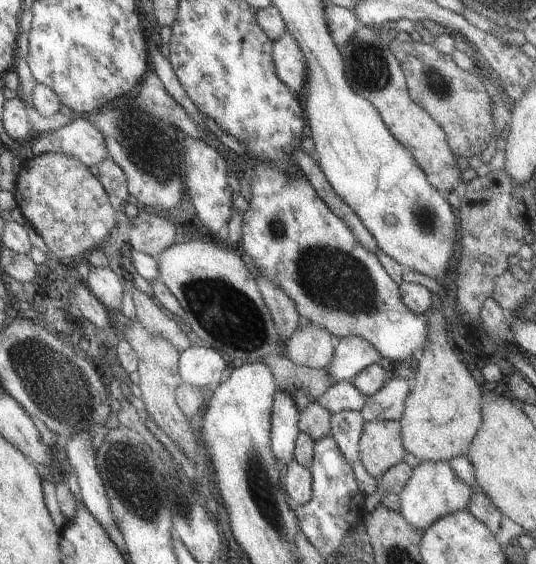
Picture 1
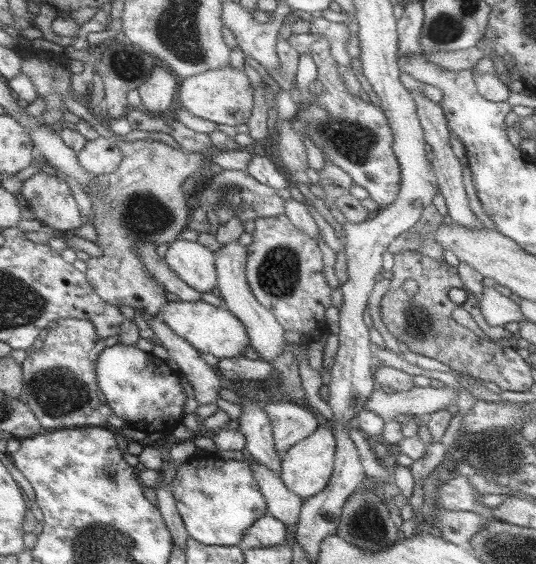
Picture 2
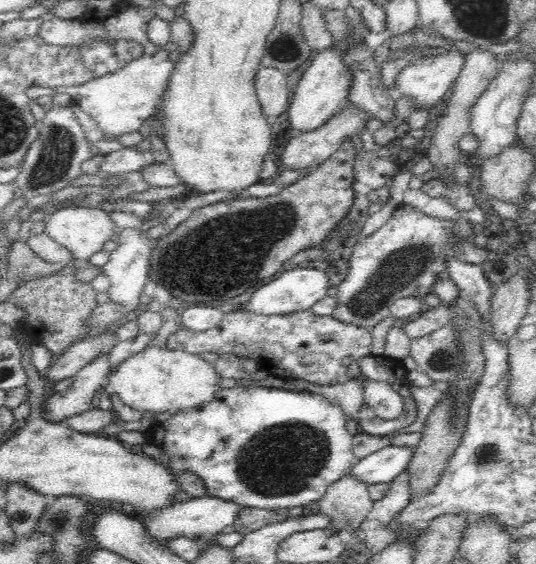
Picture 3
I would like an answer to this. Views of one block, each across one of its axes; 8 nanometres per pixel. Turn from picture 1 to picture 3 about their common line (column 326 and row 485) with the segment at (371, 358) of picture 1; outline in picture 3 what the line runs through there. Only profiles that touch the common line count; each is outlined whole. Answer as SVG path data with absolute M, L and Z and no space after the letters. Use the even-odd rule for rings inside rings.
M388 445L365 458L352 468L351 476L370 487L390 483L408 468L413 448Z

